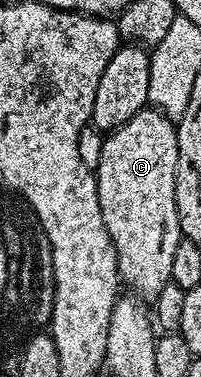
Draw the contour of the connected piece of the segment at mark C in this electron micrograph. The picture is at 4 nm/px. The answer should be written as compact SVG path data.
M146 108L131 116L131 120L127 120L127 124L123 124L118 130L106 133L104 140L99 168L95 173L99 212L117 253L117 272L120 281L124 285L126 282L134 290L130 290L134 295L156 300L159 292L171 281L171 264L174 263L175 250L183 239L175 200L175 176L179 156L177 128L160 110Z

